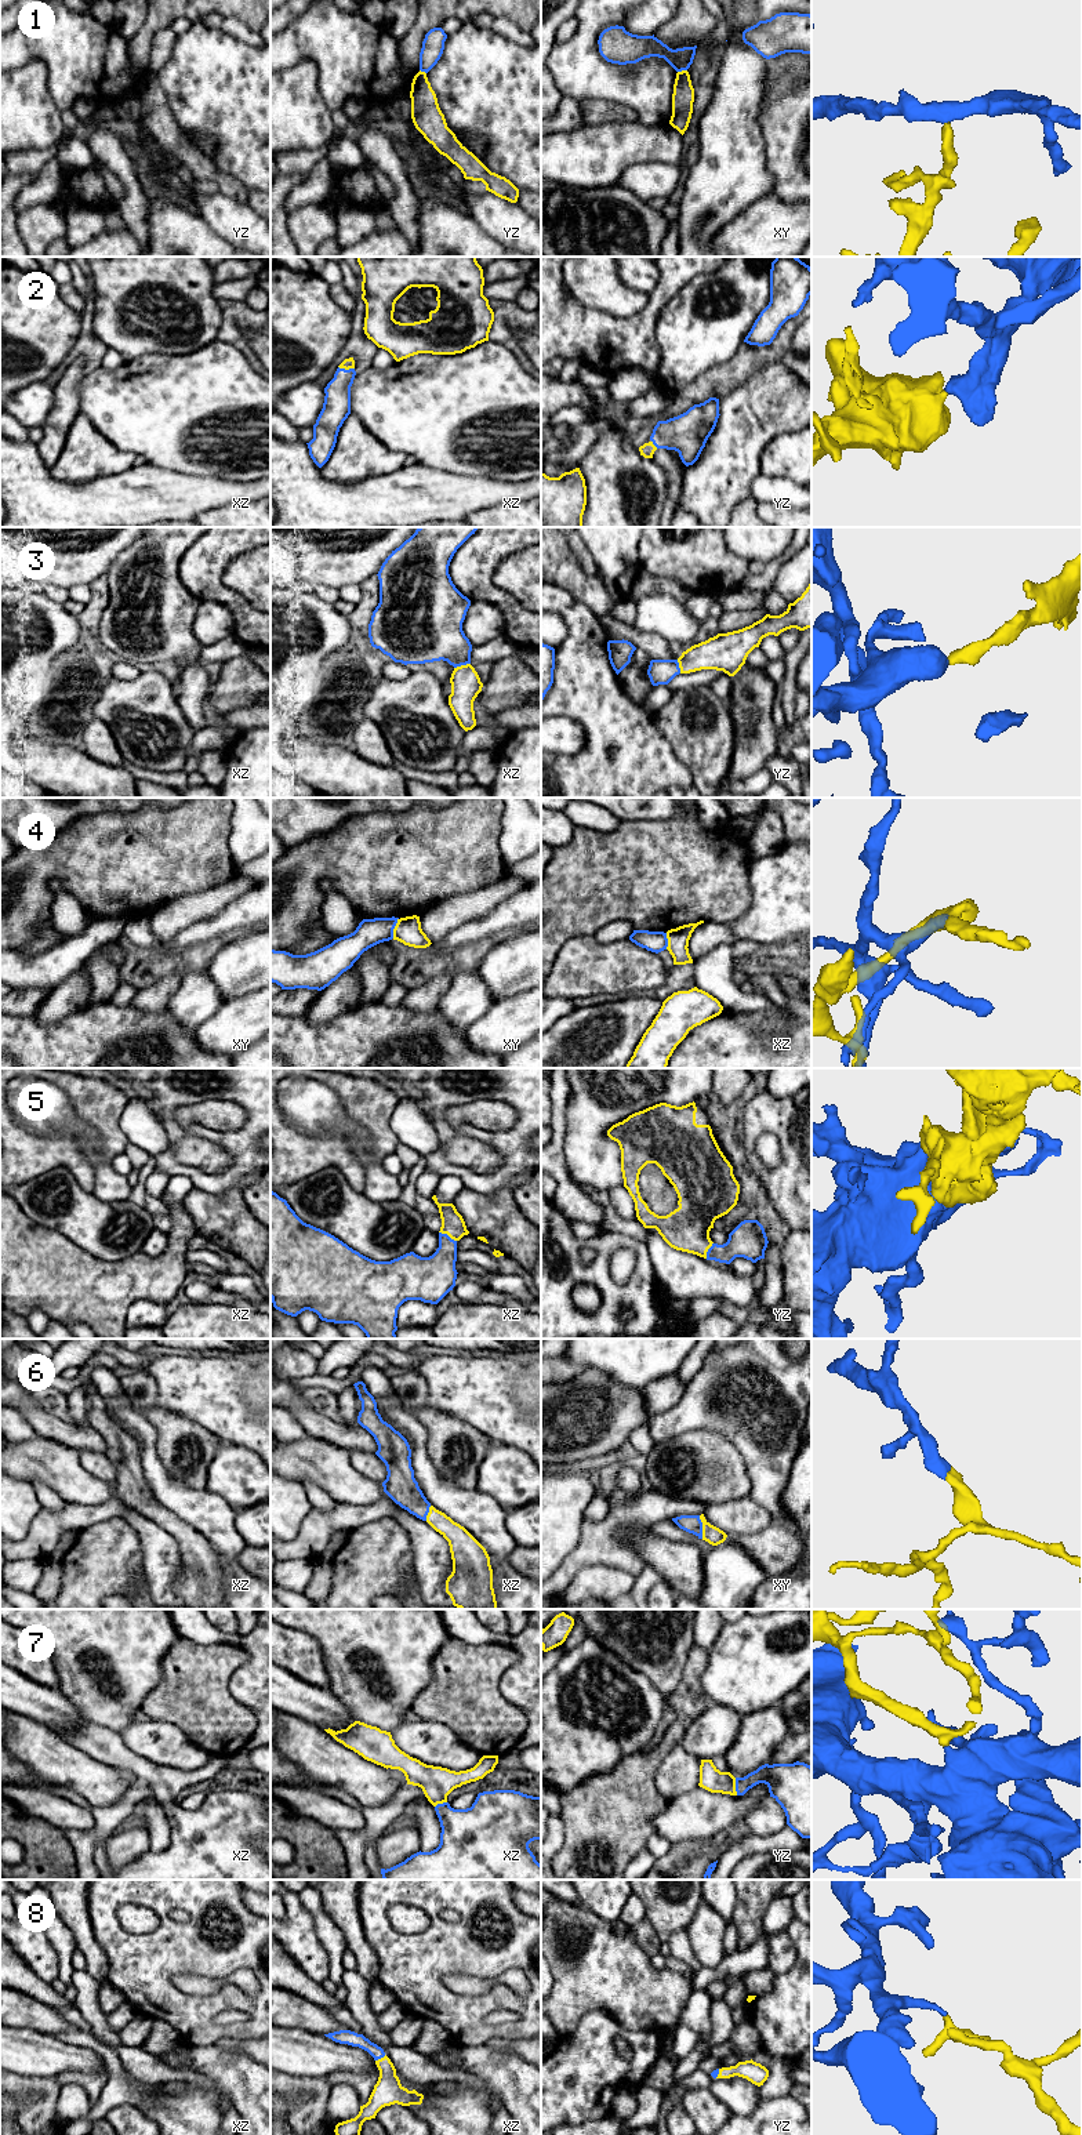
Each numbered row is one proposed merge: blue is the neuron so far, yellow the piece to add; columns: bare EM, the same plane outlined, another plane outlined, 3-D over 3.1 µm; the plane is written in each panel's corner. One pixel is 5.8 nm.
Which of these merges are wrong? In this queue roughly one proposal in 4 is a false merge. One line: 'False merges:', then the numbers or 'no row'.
False merges: 1, 4

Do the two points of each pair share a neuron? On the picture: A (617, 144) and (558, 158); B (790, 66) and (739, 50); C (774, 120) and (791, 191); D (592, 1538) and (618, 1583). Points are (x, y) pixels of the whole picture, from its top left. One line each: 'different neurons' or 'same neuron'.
A: same neuron
B: different neurons
C: same neuron
D: different neurons

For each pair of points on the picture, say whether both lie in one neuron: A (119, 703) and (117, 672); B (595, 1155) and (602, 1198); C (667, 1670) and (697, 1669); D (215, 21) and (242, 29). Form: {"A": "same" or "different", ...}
{"A": "different", "B": "different", "C": "different", "D": "same"}

